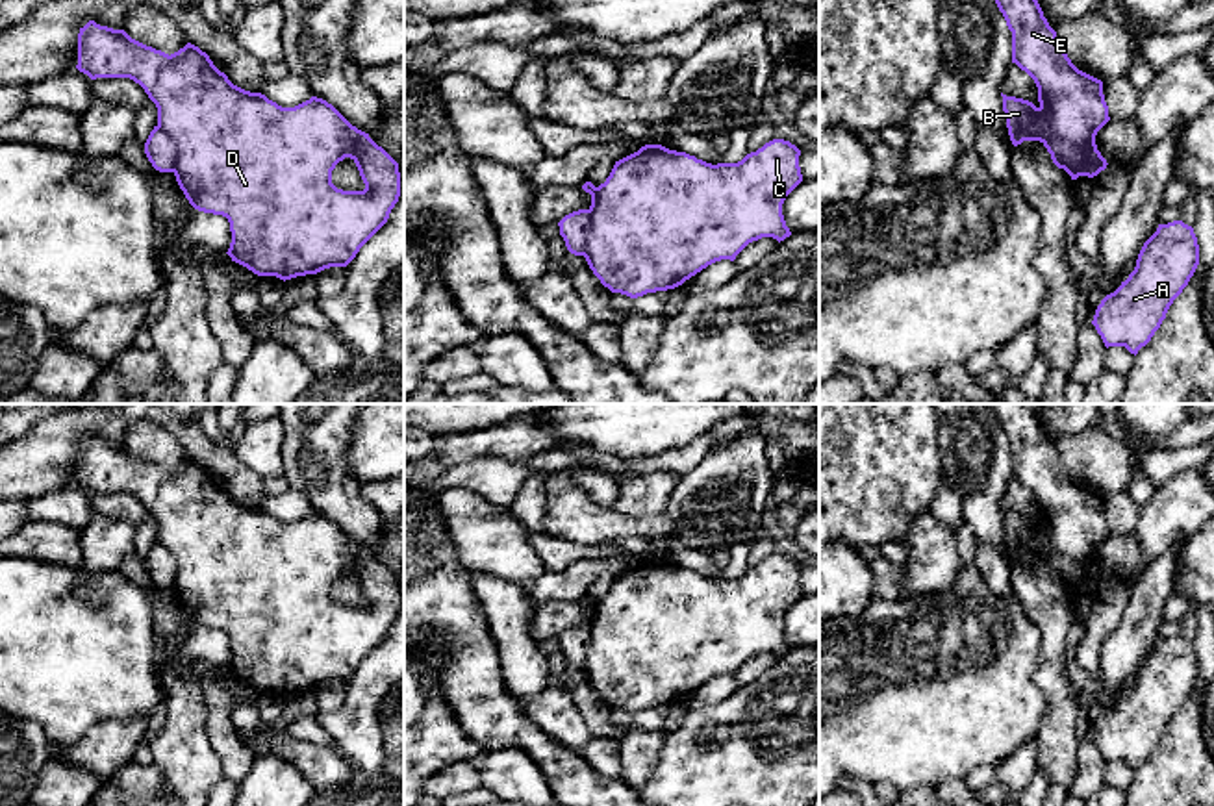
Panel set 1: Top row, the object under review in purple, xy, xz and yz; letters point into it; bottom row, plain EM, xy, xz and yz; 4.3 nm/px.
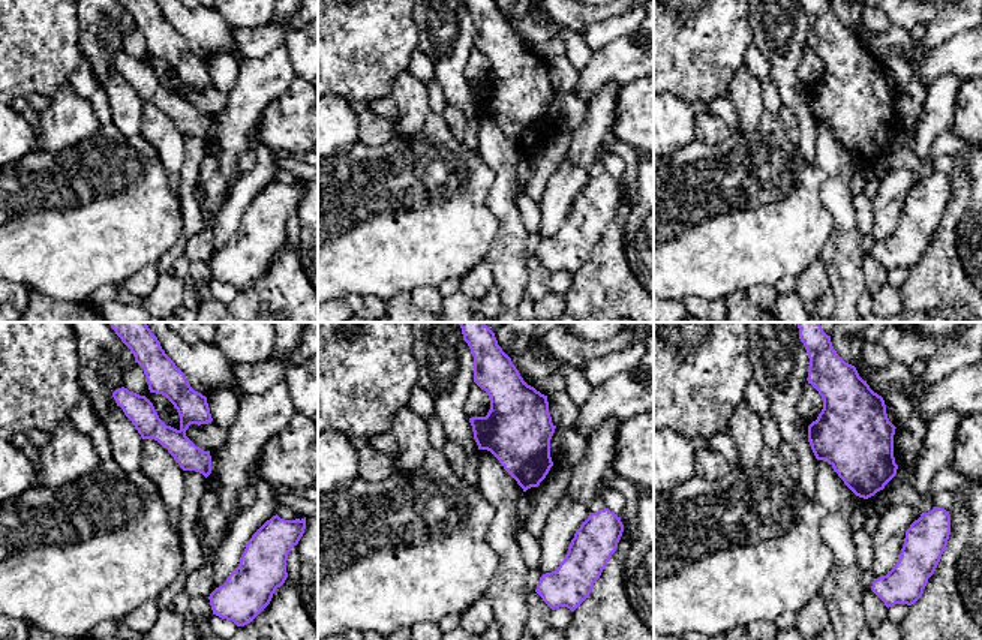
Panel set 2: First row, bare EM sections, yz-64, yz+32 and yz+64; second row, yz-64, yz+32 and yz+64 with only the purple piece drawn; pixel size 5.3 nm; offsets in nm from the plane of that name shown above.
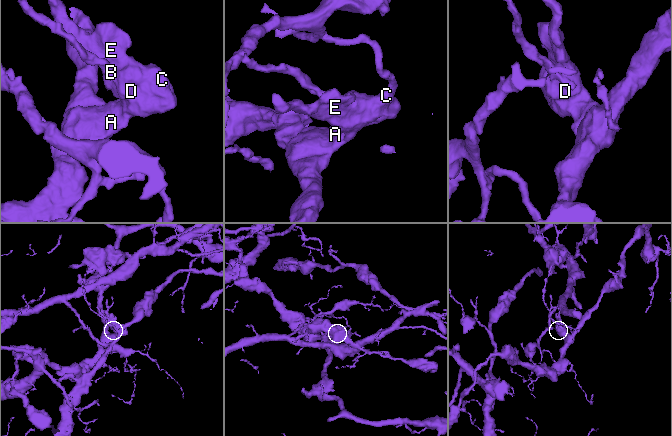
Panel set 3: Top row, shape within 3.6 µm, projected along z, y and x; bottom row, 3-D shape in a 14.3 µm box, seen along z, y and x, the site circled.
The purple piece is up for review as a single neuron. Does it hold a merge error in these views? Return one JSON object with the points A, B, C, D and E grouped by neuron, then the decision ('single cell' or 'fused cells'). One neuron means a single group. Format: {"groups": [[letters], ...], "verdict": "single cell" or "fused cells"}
{"groups": [["A", "C", "D", "E"], ["B"]], "verdict": "fused cells"}

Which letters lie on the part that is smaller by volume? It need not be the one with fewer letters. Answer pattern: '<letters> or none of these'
B

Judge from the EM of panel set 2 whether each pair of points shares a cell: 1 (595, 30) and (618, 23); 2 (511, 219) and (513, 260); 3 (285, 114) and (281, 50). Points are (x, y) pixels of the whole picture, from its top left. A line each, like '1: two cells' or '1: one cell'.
1: one cell
2: one cell
3: two cells

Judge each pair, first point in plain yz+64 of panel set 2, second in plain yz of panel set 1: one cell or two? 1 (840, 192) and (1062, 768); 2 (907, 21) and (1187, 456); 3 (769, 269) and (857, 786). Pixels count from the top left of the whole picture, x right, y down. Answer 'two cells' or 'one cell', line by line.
1: one cell
2: two cells
3: two cells

